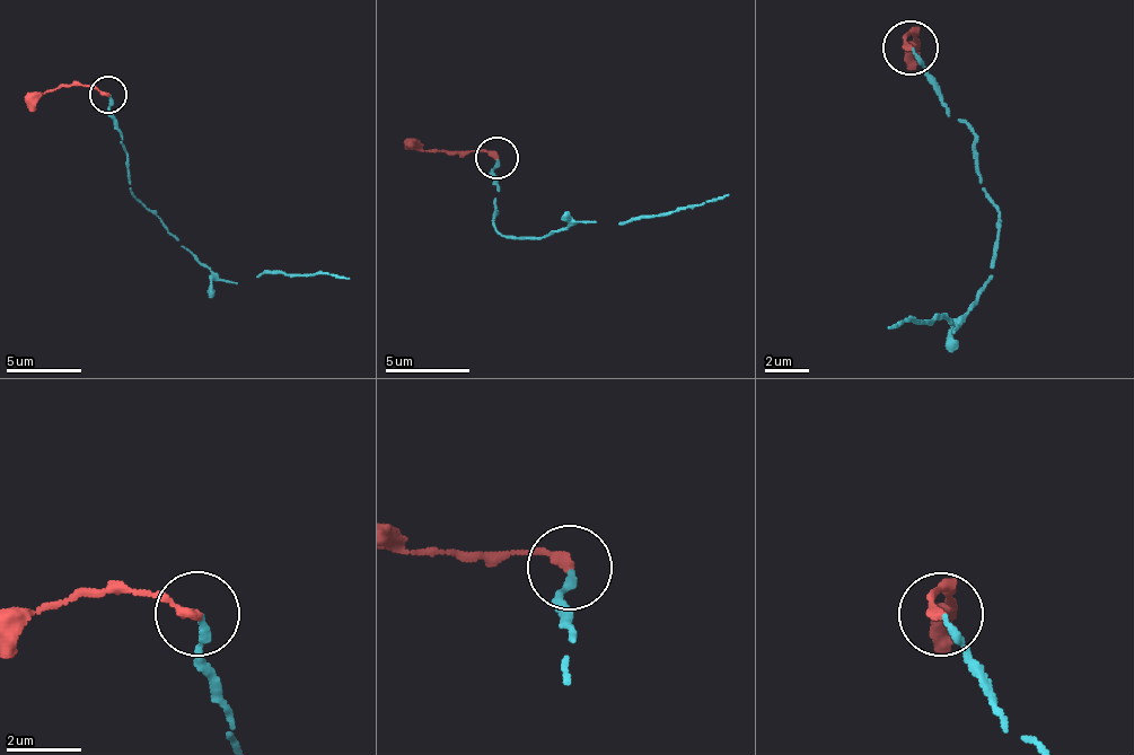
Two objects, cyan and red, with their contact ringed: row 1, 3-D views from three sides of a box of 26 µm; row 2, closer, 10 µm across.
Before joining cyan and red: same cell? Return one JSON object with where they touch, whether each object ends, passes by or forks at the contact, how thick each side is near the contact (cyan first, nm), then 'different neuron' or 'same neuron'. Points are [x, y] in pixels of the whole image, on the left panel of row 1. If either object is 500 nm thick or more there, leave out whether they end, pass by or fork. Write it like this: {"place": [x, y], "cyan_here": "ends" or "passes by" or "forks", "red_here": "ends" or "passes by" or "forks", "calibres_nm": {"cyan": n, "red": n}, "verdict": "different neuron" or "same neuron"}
{"place": [108, 94], "cyan_here": "ends", "red_here": "ends", "calibres_nm": {"cyan": 200, "red": 260}, "verdict": "same neuron"}

